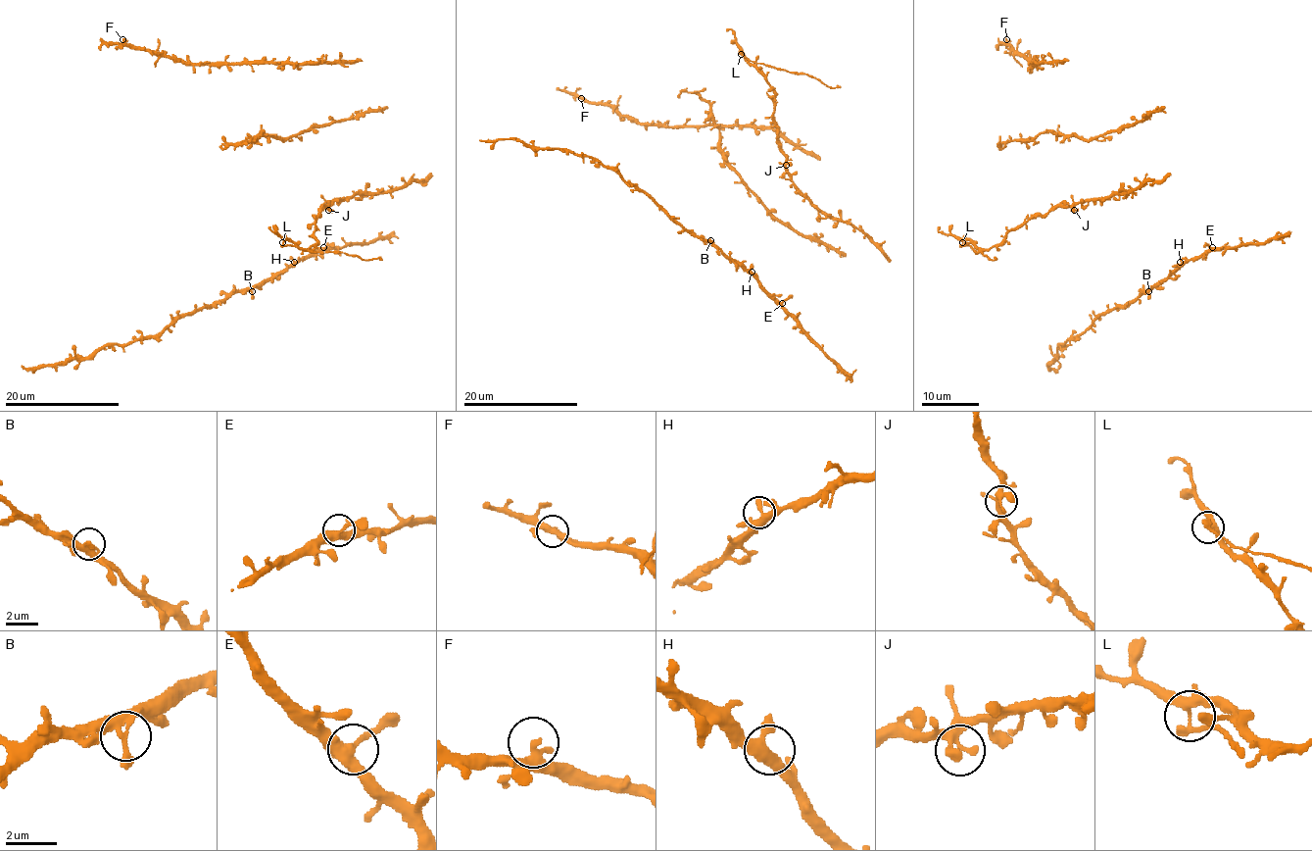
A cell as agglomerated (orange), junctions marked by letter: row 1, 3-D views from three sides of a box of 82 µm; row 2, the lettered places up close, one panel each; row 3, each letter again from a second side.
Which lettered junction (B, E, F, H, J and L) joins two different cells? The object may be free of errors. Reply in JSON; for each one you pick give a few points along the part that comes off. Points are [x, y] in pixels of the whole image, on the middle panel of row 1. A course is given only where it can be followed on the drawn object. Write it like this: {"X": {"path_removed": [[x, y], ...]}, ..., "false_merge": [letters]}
{"L": {"path_removed": [[740, 53], [757, 64], [804, 74], [828, 86], [841, 86]]}, "false_merge": ["L"]}

